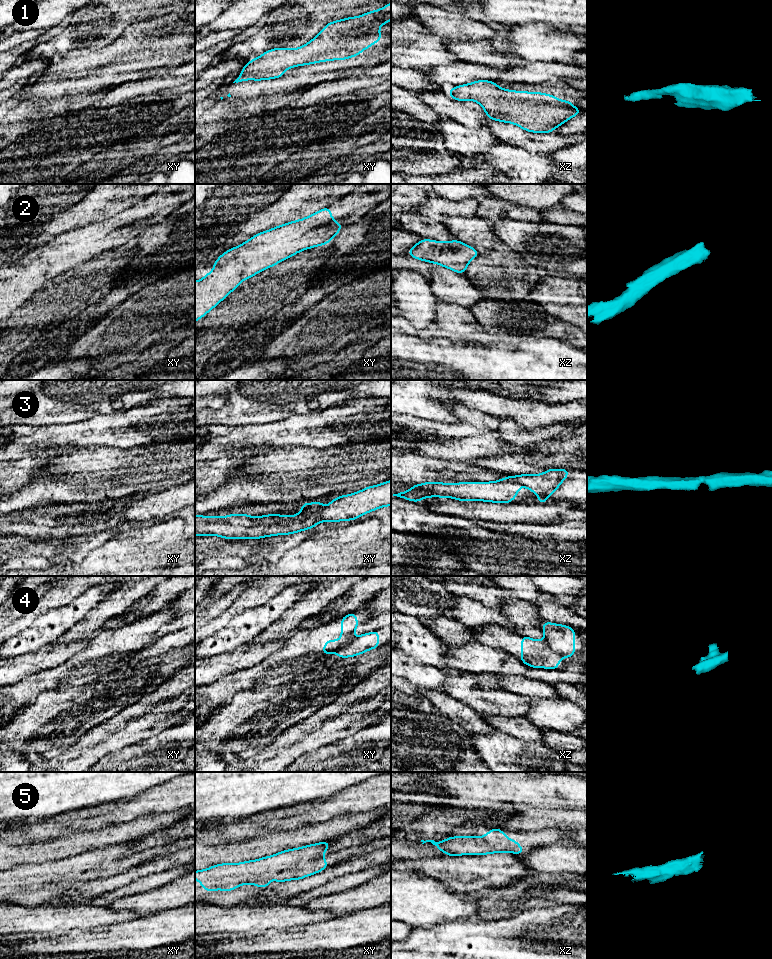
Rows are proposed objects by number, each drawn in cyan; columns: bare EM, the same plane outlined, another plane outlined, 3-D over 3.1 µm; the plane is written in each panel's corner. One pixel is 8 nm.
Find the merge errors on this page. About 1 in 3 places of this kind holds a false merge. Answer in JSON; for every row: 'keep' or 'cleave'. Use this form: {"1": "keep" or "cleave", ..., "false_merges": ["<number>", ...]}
{"1": "keep", "2": "keep", "3": "keep", "4": "cleave", "5": "keep", "false_merges": ["4"]}

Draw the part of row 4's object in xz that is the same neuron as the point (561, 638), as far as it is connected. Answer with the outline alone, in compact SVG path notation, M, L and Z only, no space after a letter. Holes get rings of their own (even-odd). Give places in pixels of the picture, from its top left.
M545 621L542 624L544 640L549 647L565 657L575 656L575 629Z

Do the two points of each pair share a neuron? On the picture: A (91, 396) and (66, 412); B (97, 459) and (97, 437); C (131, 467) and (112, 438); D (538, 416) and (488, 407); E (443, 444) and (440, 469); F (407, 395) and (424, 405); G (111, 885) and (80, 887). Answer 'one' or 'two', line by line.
A: one
B: two
C: two
D: one
E: two
F: one
G: one

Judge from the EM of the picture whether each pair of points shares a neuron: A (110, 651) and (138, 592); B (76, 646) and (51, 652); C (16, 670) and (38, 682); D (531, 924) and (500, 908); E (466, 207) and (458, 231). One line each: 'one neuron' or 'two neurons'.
A: two neurons
B: one neuron
C: two neurons
D: two neurons
E: two neurons

